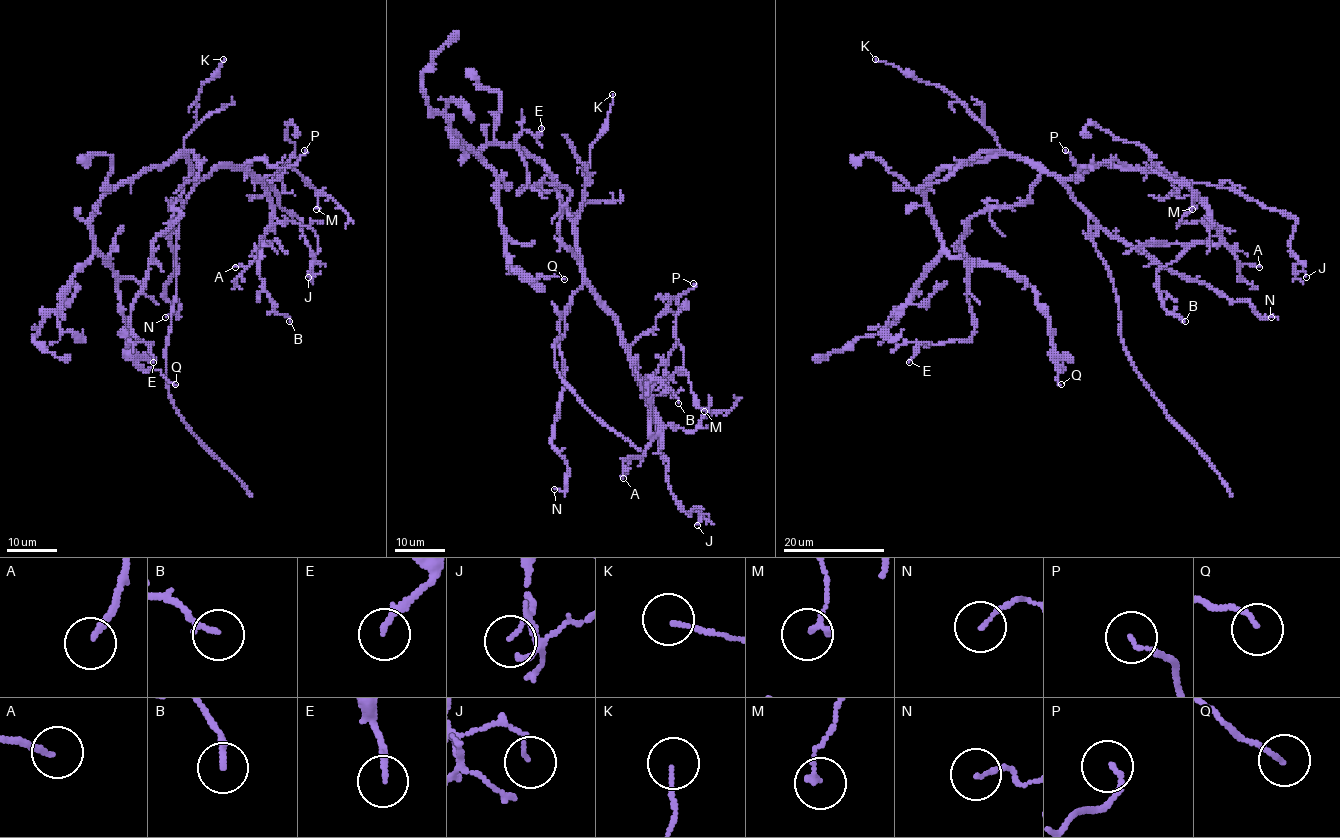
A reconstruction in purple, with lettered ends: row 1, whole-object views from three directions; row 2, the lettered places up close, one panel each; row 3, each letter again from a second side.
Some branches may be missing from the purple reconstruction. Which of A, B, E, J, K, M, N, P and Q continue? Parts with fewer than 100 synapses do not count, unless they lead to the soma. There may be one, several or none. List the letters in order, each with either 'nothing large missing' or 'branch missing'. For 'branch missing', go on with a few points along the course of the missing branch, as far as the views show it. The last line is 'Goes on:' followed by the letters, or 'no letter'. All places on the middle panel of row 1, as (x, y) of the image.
A: nothing large missing
B: nothing large missing
E: nothing large missing
J: nothing large missing
K: nothing large missing
M: nothing large missing
N: nothing large missing
P: nothing large missing
Q: nothing large missing
Goes on: no letter

